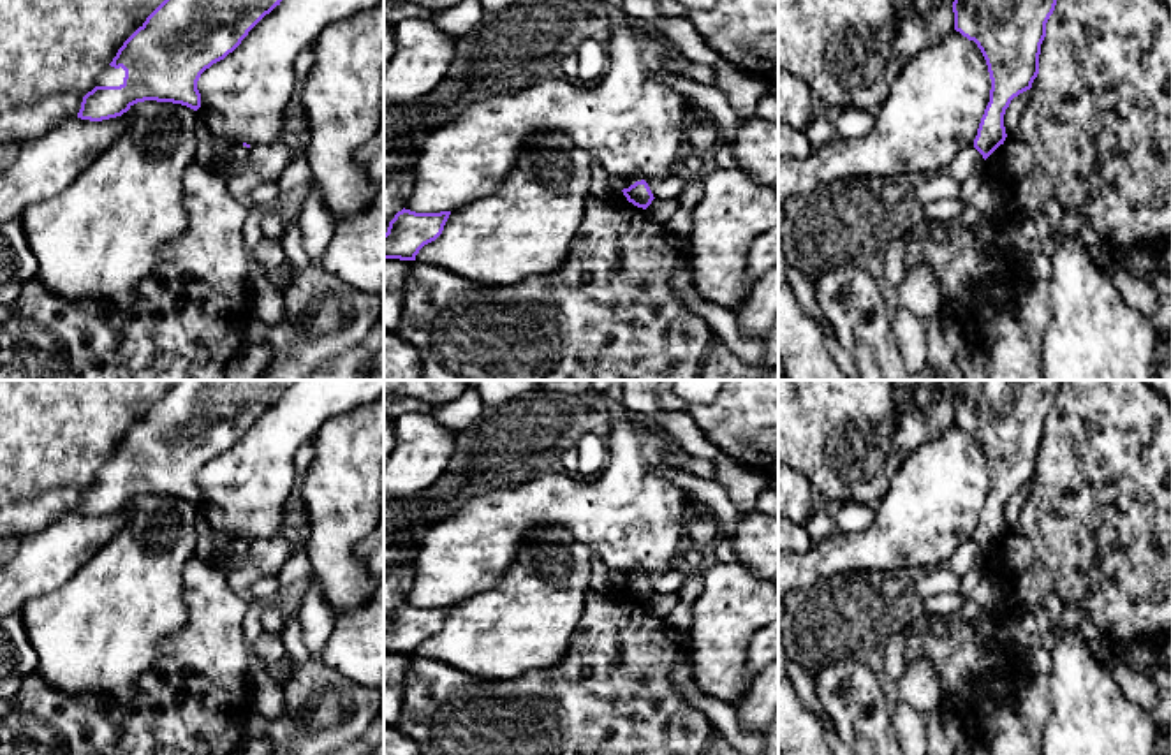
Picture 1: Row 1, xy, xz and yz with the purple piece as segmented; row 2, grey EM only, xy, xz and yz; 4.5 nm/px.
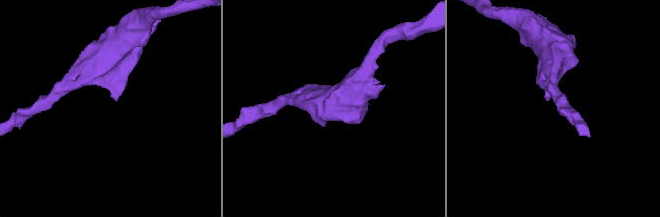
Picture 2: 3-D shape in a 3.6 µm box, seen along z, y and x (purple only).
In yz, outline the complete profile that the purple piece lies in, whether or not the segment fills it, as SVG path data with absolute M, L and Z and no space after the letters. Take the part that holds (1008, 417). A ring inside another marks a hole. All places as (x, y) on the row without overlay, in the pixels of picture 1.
M951 380L954 424L981 443L990 473L990 496L974 542L986 554L1007 528L1004 509L1011 495L1032 482L1039 468L1046 417L1062 380Z

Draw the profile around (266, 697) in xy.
M266 669L248 672L248 699L250 709L266 720L285 713L284 690L275 683Z

